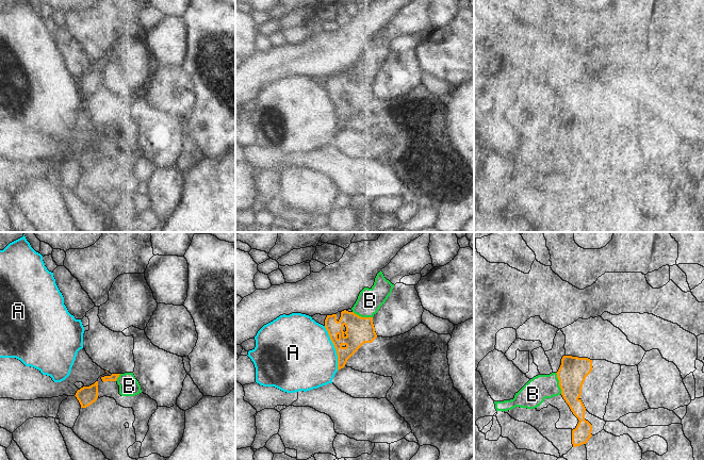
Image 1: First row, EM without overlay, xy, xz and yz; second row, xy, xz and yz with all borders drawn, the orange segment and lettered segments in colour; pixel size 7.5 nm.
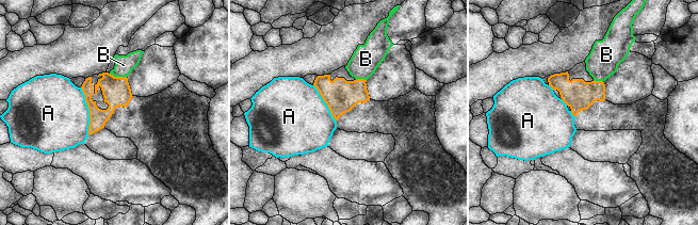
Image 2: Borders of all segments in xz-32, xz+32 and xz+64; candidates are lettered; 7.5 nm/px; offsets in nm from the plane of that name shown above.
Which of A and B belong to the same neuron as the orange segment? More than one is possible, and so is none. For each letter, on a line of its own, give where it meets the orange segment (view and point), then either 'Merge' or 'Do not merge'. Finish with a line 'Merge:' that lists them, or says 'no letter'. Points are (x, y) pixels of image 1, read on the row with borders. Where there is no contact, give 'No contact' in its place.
A: Touches orange at xz (334, 347). Do not merge
B: Touches orange at yz (559, 383). Merge
Merge: B.

